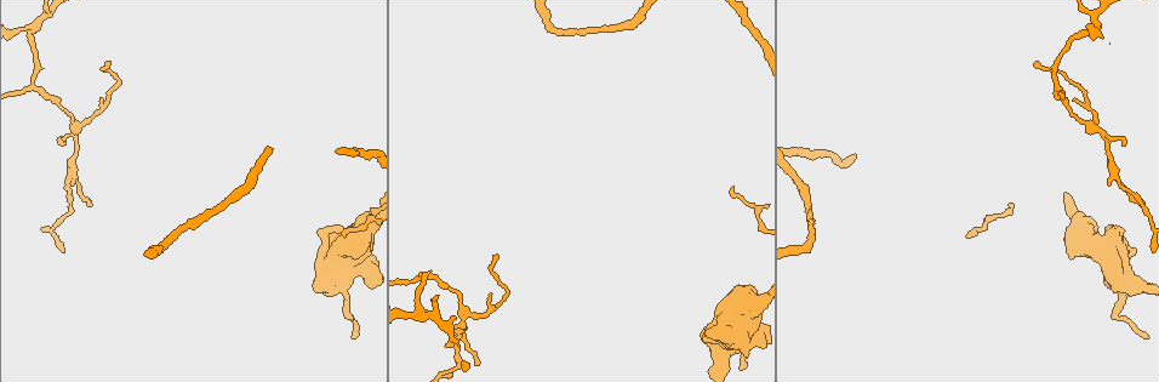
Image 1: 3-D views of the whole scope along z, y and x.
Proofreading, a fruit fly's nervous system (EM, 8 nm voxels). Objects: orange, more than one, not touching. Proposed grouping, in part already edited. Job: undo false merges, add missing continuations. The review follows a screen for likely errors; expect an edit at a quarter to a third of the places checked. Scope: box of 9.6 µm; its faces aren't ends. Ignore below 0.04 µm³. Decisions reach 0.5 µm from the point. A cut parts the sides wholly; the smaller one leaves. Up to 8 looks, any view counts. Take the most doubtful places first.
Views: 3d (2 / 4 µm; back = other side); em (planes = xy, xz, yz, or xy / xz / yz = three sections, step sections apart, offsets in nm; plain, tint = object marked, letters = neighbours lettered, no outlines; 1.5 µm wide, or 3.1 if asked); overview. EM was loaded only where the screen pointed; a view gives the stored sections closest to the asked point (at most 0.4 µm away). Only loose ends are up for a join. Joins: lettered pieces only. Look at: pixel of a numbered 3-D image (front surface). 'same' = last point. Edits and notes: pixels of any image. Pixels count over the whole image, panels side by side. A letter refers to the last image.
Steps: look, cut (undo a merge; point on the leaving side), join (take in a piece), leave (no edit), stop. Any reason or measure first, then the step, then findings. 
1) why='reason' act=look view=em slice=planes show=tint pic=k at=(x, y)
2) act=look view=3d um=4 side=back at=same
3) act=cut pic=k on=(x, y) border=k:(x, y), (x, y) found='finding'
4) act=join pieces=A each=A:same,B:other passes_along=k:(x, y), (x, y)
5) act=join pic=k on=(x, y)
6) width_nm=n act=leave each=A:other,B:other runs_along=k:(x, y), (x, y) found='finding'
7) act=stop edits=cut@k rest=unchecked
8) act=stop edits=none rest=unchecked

why='an open end' act=look view=em slice=planes show=letters pic=1 at=(1122, 144)

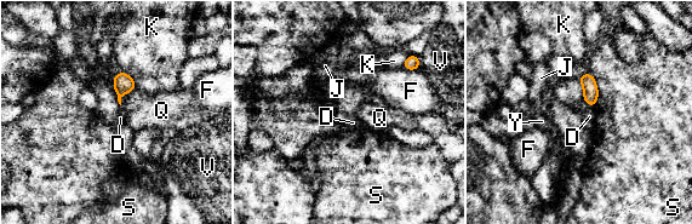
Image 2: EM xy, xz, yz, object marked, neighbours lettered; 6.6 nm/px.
width_nm=110 act=leave each=D:other,F:other,J:other,K:other,Q:other,S:other,V:other,Y:other border=2:(136, 88), (121, 97), (120, 105) found='none of them fits'

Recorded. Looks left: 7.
why='four-way junction' act=look view=em slice=planes show=letters pic=1 at=(34, 27)

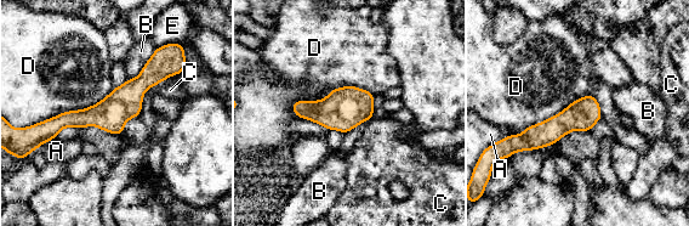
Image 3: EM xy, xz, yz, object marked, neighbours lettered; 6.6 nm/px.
act=leave each=A:other,B:other,C:other,D:other,E:other border=3:(374, 94), (340, 86), (290, 108) found='all the same neuron'

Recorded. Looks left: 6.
why='abrupt turn' act=look view=em slice=xz step=4 show=tint pic=1 at=(1056, 87)

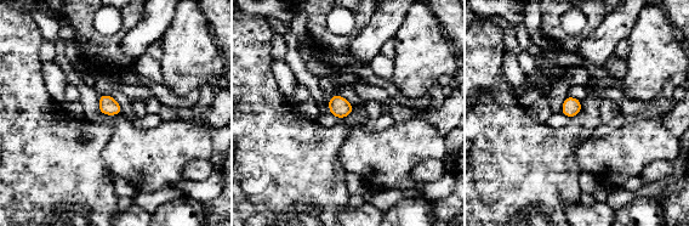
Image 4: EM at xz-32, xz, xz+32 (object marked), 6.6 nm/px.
act=look view=em slice=xz step=4 show=letters at=same

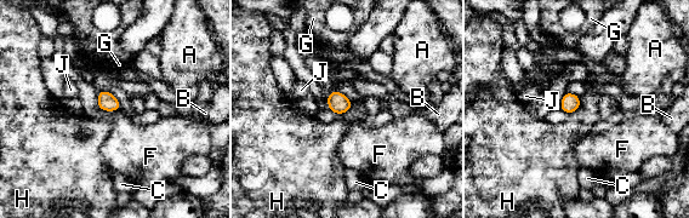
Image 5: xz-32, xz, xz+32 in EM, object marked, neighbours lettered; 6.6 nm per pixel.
act=leave each=A:other,B:other,C:other,F:other,G:other,H:other,J:other found='all the same neuron'

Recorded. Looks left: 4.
act=stop edits=none rest=unchecked

